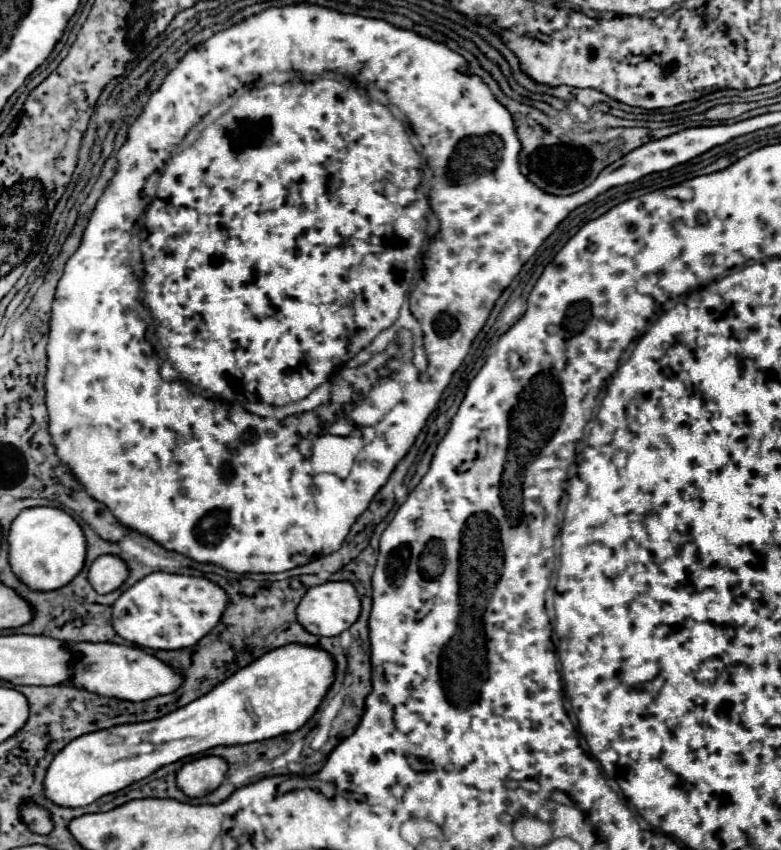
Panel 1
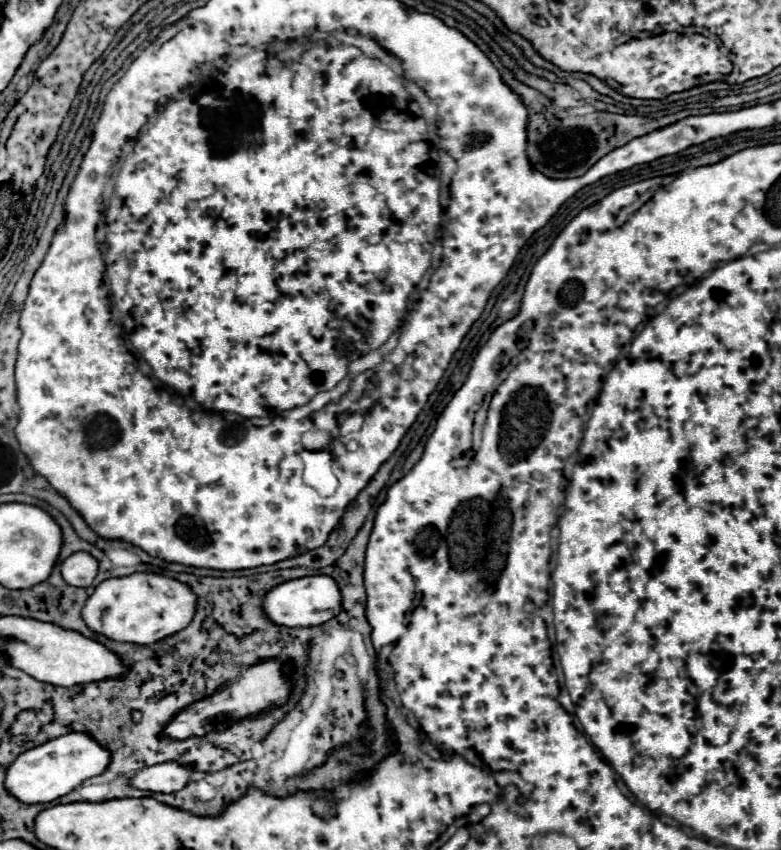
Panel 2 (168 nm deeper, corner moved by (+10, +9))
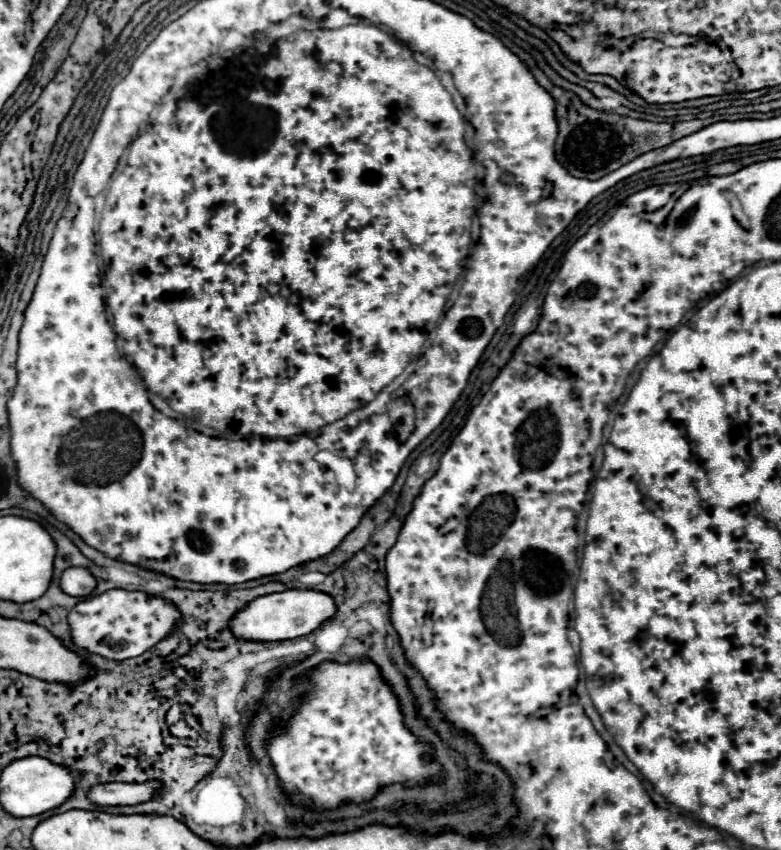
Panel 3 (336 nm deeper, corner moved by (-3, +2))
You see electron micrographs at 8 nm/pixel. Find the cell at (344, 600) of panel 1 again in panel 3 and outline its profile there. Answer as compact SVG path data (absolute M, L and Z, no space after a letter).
M288 589L282 593L270 593L254 599L246 605L230 623L232 631L240 639L252 641L284 641L304 637L316 631L324 621L336 615L336 601L324 593L314 589Z

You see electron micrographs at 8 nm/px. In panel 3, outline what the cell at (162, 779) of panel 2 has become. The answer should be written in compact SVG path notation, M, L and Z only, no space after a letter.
M104 783L96 785L90 791L90 797L96 805L138 805L160 791L160 783Z

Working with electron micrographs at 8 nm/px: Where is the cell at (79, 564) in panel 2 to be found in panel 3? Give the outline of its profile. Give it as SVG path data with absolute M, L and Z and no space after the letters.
M70 567L62 573L62 591L72 597L88 597L96 589L96 577L86 567Z

